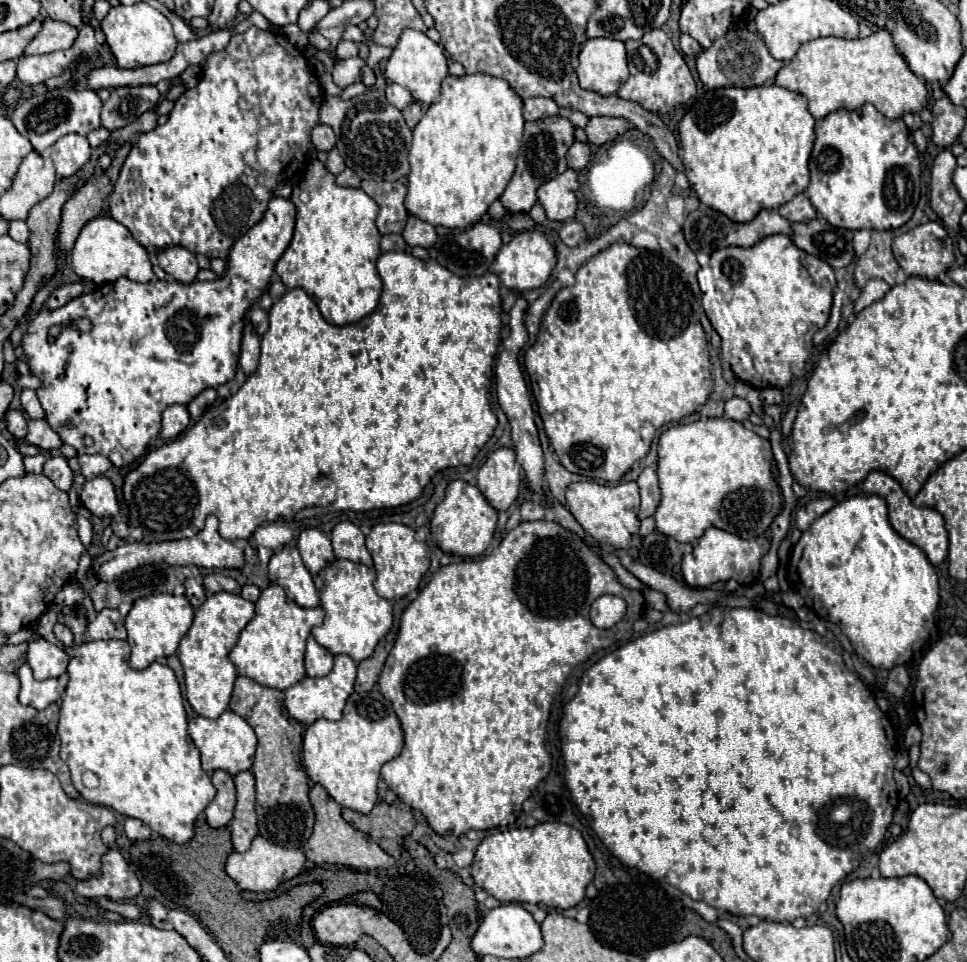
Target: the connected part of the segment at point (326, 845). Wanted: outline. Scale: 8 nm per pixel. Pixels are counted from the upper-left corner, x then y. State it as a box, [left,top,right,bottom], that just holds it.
[301,784,395,870]

